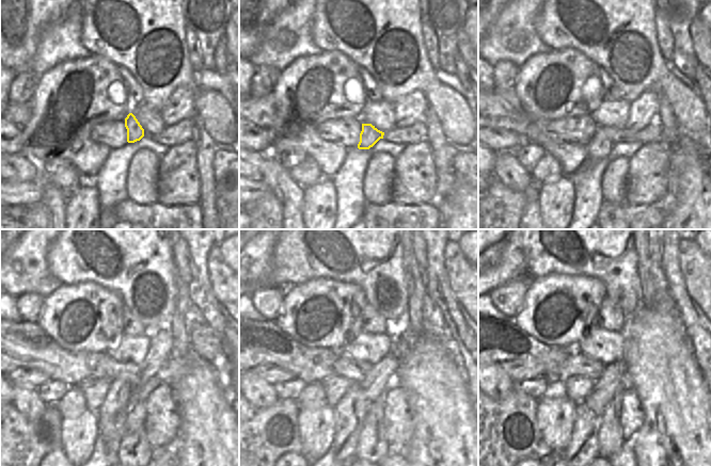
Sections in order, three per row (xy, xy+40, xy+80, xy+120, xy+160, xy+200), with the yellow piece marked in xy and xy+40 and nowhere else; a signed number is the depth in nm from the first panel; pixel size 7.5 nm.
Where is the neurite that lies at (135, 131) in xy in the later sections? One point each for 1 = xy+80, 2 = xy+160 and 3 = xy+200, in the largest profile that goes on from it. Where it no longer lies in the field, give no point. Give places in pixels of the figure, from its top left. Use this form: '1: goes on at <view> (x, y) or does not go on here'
1: goes on at xy+80 (600, 146)
2: goes on at xy+160 (350, 411)
3: goes on at xy+200 (584, 446)

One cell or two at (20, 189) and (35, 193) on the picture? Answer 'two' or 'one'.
one

